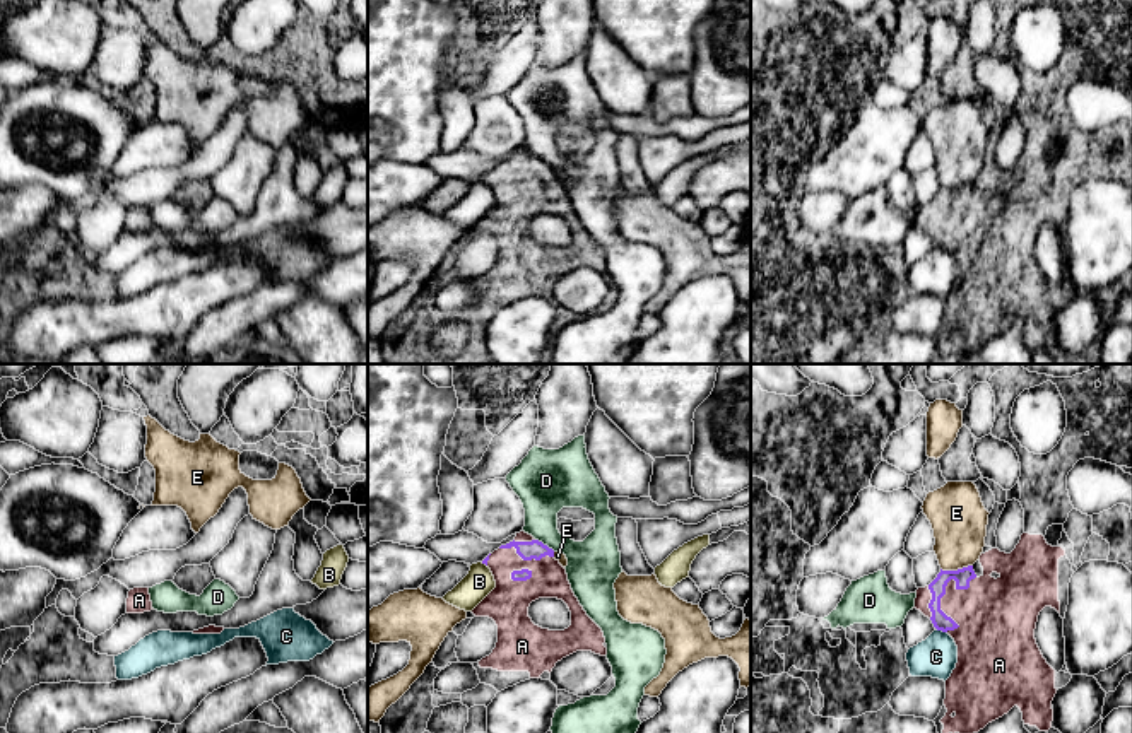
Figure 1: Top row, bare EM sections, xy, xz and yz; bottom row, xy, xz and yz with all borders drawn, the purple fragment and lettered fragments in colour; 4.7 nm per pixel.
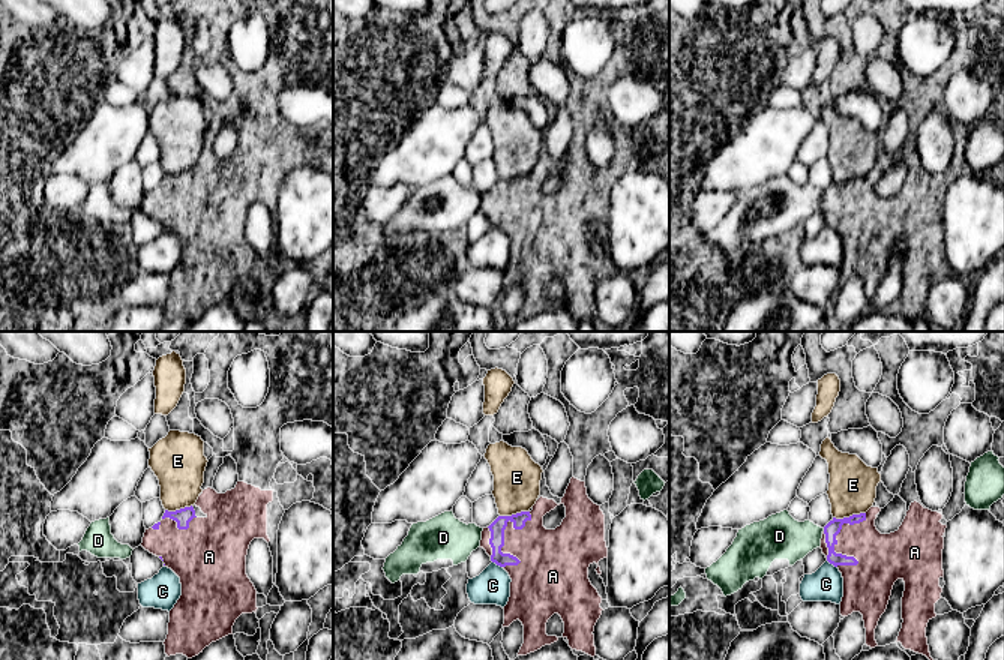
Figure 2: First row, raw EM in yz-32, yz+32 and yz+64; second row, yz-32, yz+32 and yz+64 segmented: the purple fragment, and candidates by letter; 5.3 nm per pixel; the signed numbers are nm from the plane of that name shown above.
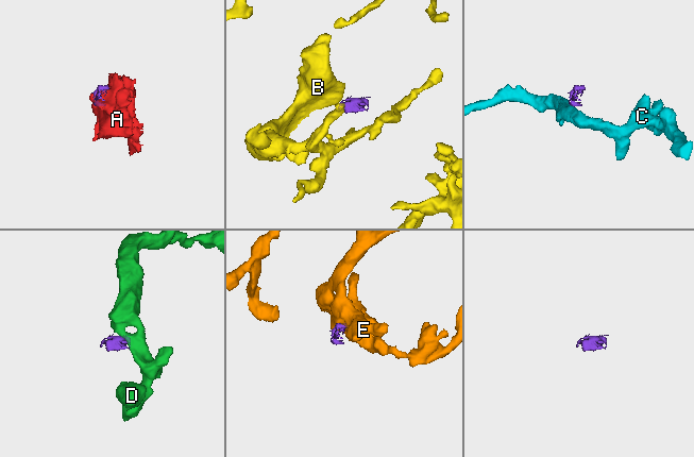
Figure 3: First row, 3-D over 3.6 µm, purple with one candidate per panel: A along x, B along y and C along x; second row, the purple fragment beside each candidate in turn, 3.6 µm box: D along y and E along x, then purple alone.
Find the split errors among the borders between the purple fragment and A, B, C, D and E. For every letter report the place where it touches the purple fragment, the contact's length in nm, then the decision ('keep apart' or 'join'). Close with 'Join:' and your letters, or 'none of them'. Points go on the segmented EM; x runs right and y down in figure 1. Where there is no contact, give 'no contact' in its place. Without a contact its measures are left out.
A: contact yz (944, 593); length 300 nm; join
B: contact xz (484, 562); length 40 nm; keep apart
C: contact yz (941, 629); length 60 nm; keep apart
D: contact xz (546, 545); length 110 nm; keep apart
E: contact yz (958, 569); length 150 nm; keep apart
Join: A

